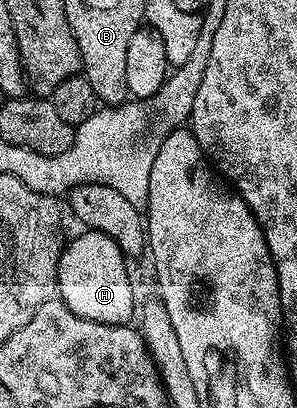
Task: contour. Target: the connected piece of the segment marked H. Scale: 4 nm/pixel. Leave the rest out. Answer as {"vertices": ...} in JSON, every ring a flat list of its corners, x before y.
{"vertices":[[83,230,83,233,76,238,75,241,68,243,63,251,59,253,59,287,57,289,58,299,62,300,65,306,69,306,69,310,73,310,75,316,85,318,89,322,101,322,102,324,126,324,132,323,131,315,133,317,137,312,137,298,135,300,135,292,131,289,131,276,127,273,127,264,129,264,128,257,124,256,123,251,117,246,117,242,113,242,113,238,109,238,103,232,94,230]]}

